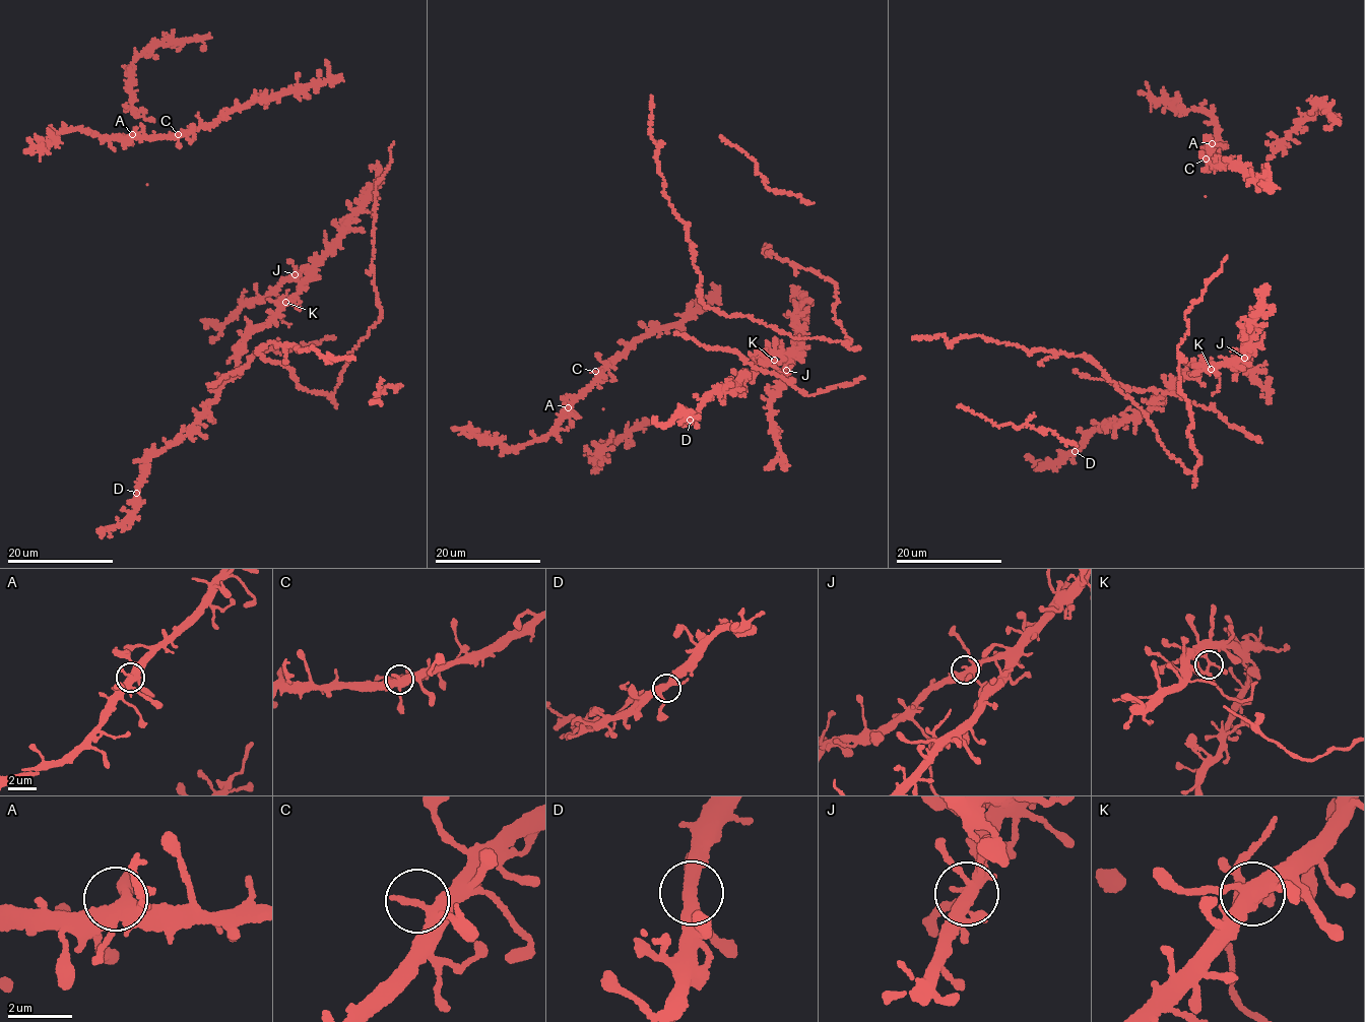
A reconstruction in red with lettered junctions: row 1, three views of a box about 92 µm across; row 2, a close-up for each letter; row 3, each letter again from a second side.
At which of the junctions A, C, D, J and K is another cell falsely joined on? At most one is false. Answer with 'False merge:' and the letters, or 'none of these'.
False merge: K

